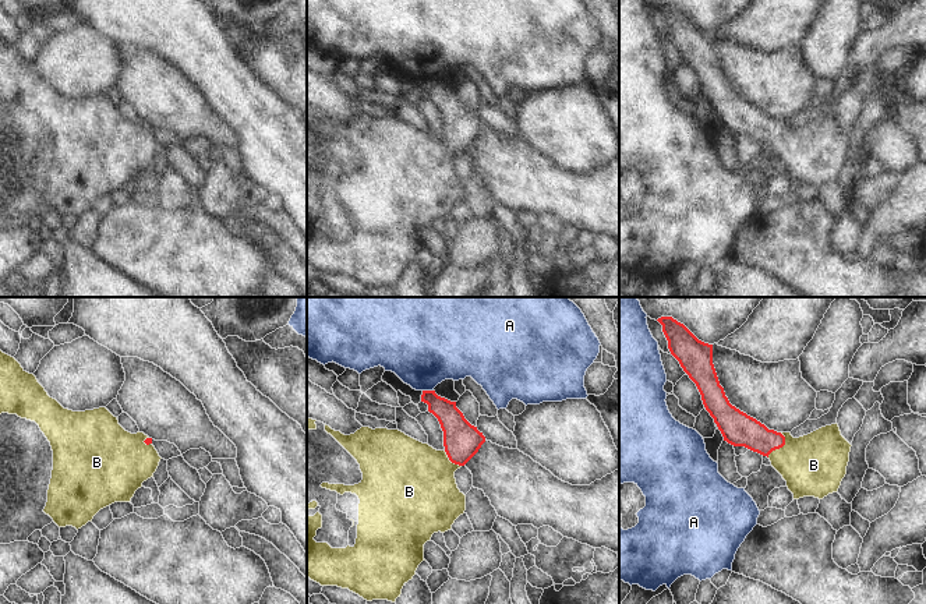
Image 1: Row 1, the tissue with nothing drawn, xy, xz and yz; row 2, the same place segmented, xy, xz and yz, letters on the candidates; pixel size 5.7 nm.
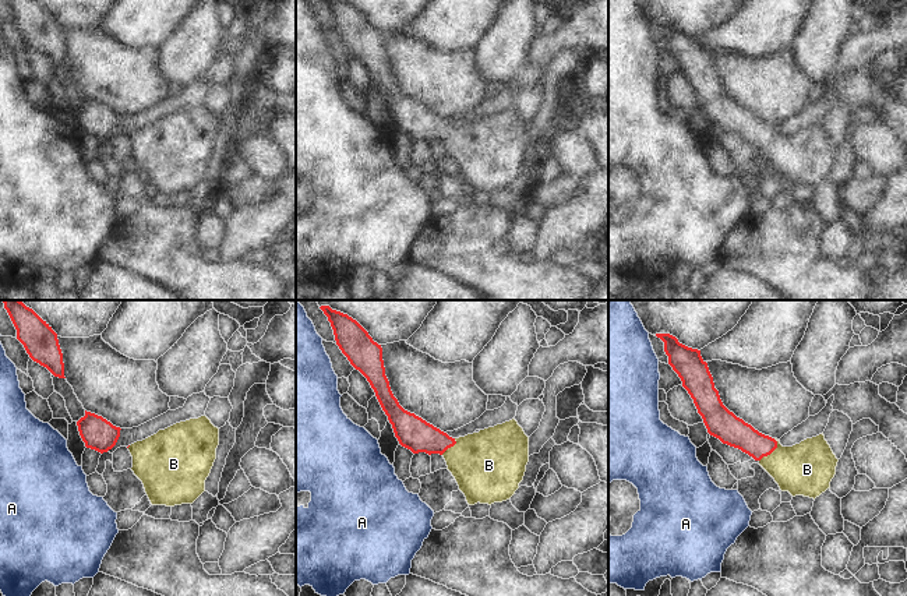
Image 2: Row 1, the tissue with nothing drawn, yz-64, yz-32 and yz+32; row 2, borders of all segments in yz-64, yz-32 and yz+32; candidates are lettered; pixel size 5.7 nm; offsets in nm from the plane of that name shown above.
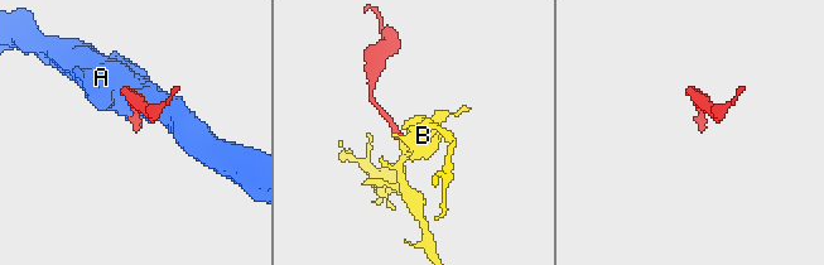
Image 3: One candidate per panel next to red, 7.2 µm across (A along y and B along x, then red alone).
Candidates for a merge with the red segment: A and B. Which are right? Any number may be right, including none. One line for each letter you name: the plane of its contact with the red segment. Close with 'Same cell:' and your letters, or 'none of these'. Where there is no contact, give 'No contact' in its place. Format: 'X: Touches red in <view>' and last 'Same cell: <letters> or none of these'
B: Touches red in yz
Same cell: B

